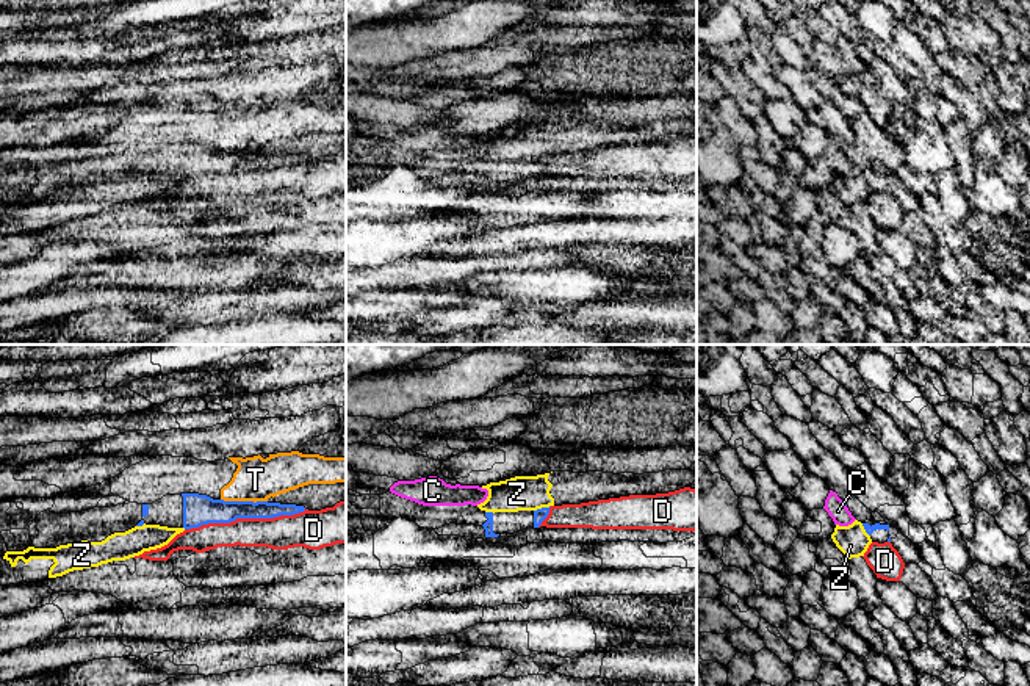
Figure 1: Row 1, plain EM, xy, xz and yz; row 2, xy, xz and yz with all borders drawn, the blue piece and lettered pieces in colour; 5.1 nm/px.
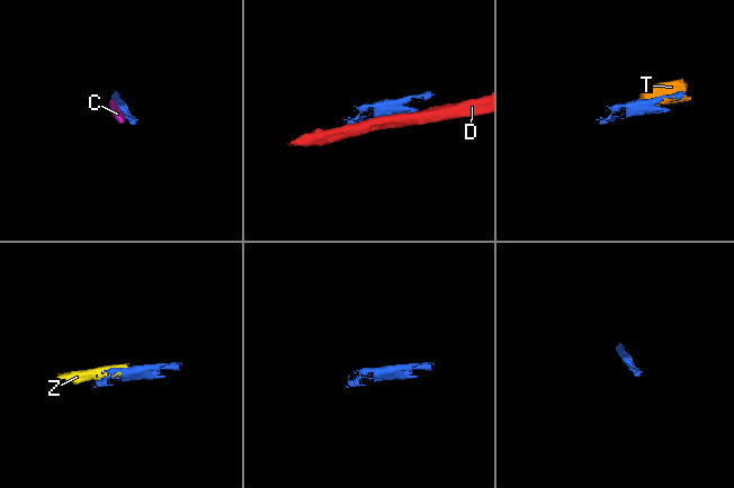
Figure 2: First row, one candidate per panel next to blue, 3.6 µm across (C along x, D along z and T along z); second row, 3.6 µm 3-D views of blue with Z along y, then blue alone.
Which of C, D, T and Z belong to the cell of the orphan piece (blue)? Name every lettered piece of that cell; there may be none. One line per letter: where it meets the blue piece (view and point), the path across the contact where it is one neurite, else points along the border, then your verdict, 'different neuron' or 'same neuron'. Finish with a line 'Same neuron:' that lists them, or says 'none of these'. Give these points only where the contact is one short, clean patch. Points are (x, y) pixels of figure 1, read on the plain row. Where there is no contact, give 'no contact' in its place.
C: meets blue in yz at (844, 152); border along yz (842, 151), (846, 155); different neuron
D: meets blue in xy at (244, 166); different neuron
T: meets blue in xy at (244, 151); different neuron
Z: meets blue in xz at (542, 157); different neuron
Same neuron: none of these

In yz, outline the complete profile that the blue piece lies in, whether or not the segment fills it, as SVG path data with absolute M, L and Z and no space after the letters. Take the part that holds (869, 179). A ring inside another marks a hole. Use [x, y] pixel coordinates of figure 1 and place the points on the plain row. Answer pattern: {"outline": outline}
{"outline": "M856 146L844 150L852 164L863 172L866 182L870 185L877 179L889 180L889 174L880 174L872 168L872 160L867 158Z"}

